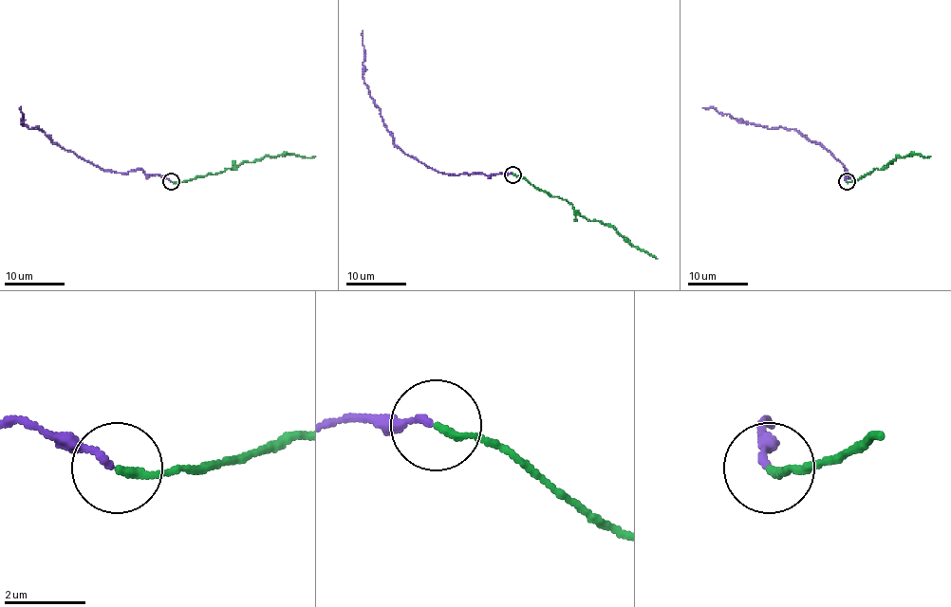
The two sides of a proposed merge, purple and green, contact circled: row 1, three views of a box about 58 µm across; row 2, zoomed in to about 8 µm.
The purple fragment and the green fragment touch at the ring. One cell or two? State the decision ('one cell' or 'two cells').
two cells

